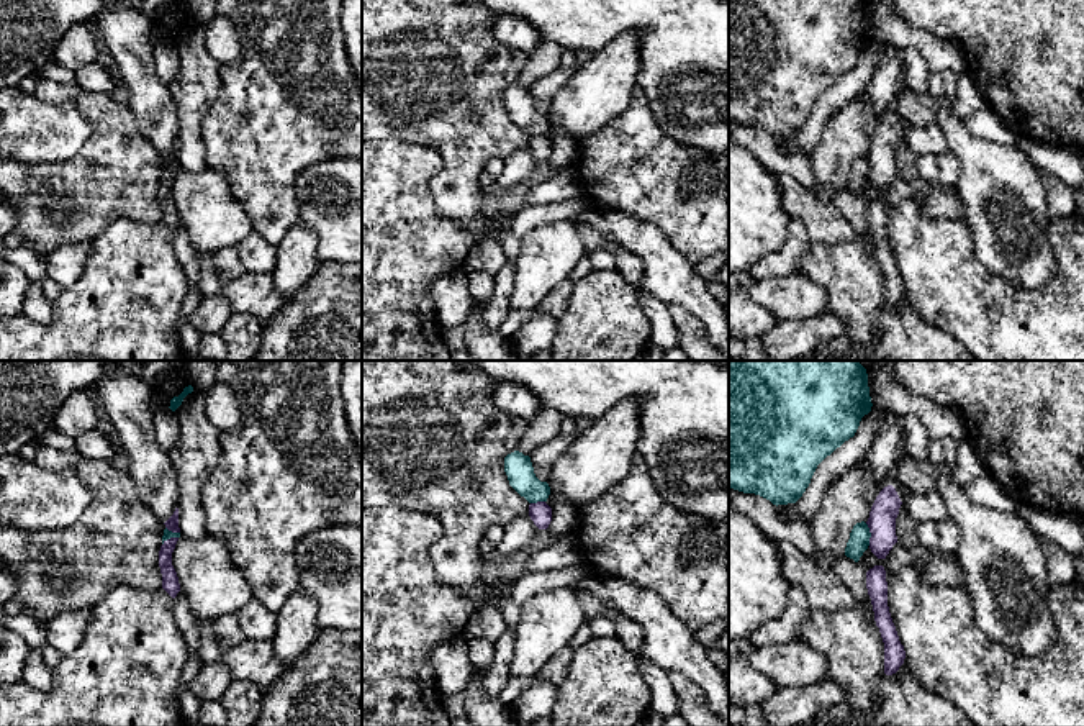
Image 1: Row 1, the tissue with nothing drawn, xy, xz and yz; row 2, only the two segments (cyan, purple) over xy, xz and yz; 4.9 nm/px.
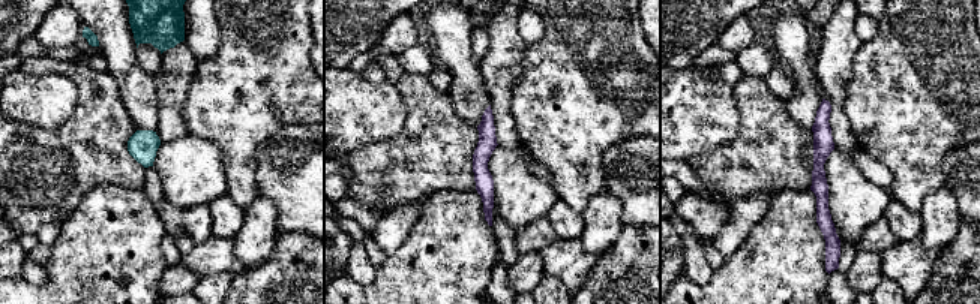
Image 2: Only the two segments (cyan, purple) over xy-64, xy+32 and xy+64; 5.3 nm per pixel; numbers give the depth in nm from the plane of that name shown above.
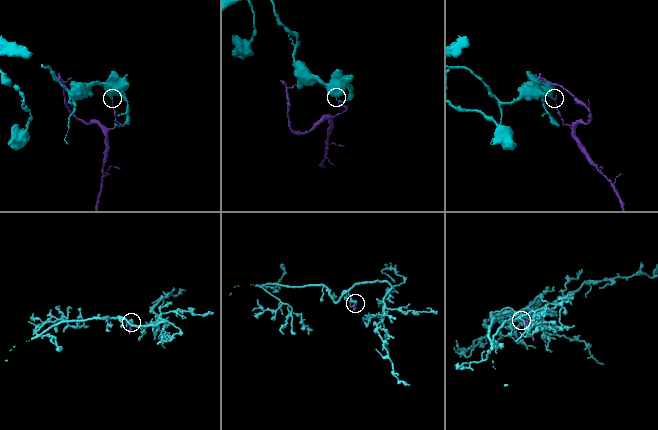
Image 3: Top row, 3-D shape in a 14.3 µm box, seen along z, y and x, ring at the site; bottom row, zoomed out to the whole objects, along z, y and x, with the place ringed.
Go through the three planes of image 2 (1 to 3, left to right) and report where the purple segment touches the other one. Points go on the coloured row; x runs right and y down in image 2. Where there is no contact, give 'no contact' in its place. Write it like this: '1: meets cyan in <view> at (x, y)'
1: no contact
2: no contact
3: no contact

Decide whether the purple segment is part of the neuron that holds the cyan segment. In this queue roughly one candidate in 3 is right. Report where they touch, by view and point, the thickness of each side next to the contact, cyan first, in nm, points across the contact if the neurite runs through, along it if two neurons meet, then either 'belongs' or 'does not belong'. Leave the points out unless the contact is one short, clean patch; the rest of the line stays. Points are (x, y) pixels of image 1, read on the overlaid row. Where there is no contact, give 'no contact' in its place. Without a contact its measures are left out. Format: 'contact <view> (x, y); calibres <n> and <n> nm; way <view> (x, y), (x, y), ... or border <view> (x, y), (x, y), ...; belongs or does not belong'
contact yz (870, 535); calibres 100 and 140 nm; border yz (865, 523), (870, 533), (870, 544); does not belong

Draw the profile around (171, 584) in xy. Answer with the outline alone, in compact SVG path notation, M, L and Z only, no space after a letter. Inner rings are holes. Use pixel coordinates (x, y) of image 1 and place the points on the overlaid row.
M170 538L170 539L164 541L164 544L160 546L160 551L159 551L159 567L160 567L160 574L162 574L162 588L172 598L175 598L177 593L180 592L178 577L177 577L177 572L172 565L172 552L175 549L177 541L178 541L178 538Z

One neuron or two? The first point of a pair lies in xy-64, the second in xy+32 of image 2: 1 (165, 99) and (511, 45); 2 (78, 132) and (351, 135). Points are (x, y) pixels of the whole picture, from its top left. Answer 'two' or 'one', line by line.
1: one
2: two

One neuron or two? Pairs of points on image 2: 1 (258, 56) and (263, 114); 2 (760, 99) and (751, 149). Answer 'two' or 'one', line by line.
1: one
2: one

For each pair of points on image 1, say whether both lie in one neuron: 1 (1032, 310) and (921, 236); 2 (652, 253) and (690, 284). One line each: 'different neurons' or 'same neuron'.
1: same neuron
2: same neuron

